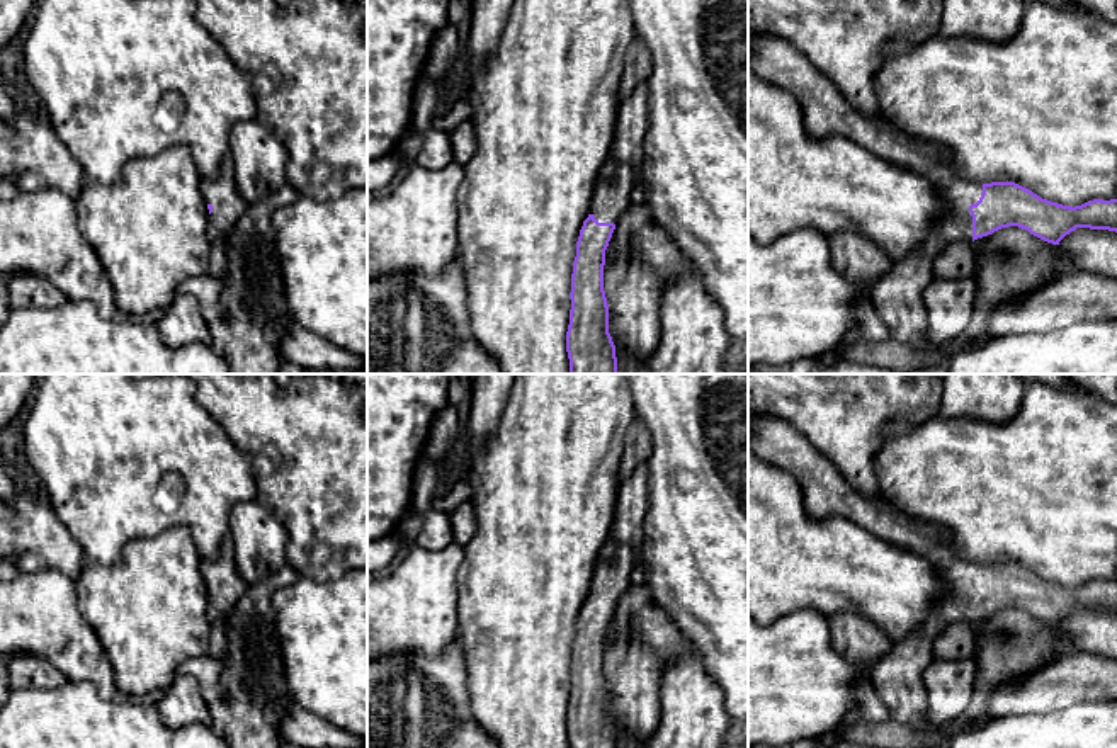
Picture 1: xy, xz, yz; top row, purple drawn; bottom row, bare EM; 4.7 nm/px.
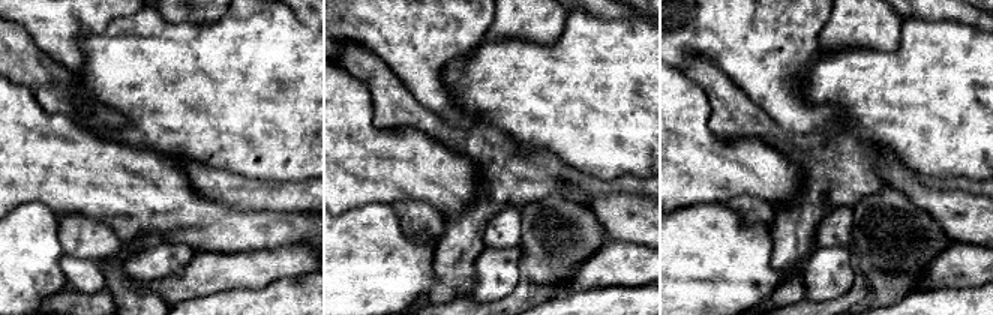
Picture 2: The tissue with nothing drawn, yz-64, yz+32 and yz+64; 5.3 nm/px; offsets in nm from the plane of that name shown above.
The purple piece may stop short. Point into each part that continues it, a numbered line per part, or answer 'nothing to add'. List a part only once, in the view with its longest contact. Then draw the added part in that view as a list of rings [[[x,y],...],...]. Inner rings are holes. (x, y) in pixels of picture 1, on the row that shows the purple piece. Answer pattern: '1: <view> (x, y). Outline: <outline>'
1: yz (896, 298). Outline: [[[748,34],[748,70],[758,78],[792,94],[801,104],[809,138],[845,138],[874,155],[886,155],[896,165],[933,182],[947,209],[925,243],[901,260],[891,260],[887,274],[870,289],[870,301],[891,337],[933,348],[927,337],[921,294],[933,280],[933,260],[947,243],[972,241],[969,206],[983,194],[983,184],[962,177],[949,153],[927,139],[916,139],[887,119],[860,114],[814,65],[779,36]]]

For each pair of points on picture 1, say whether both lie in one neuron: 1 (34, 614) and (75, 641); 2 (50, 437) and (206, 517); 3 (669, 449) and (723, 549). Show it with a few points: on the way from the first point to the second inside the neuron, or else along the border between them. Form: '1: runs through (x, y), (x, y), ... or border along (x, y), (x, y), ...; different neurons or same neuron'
1: runs through (45, 623), (65, 640); same neuron
2: runs through (89, 470), (136, 517), (167, 517); same neuron
3: runs through (669, 475), (669, 495), (697, 524); same neuron

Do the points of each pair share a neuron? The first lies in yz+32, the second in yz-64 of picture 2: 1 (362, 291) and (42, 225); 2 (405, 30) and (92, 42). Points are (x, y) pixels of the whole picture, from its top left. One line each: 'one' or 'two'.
1: one
2: two

